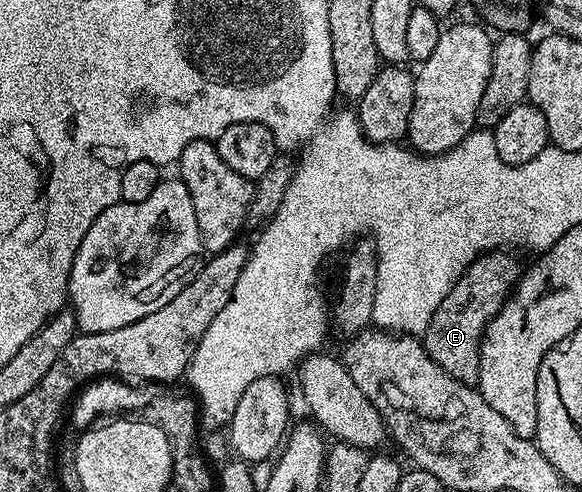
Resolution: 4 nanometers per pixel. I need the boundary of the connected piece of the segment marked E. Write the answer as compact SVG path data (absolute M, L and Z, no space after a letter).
M508 249L490 250L481 254L459 276L455 288L447 292L443 304L435 308L435 316L431 316L431 324L427 324L427 332L423 336L425 350L453 378L476 380L479 376L479 360L481 359L481 338L490 320L501 311L501 306L512 295L517 279L523 273L520 266L512 258Z

